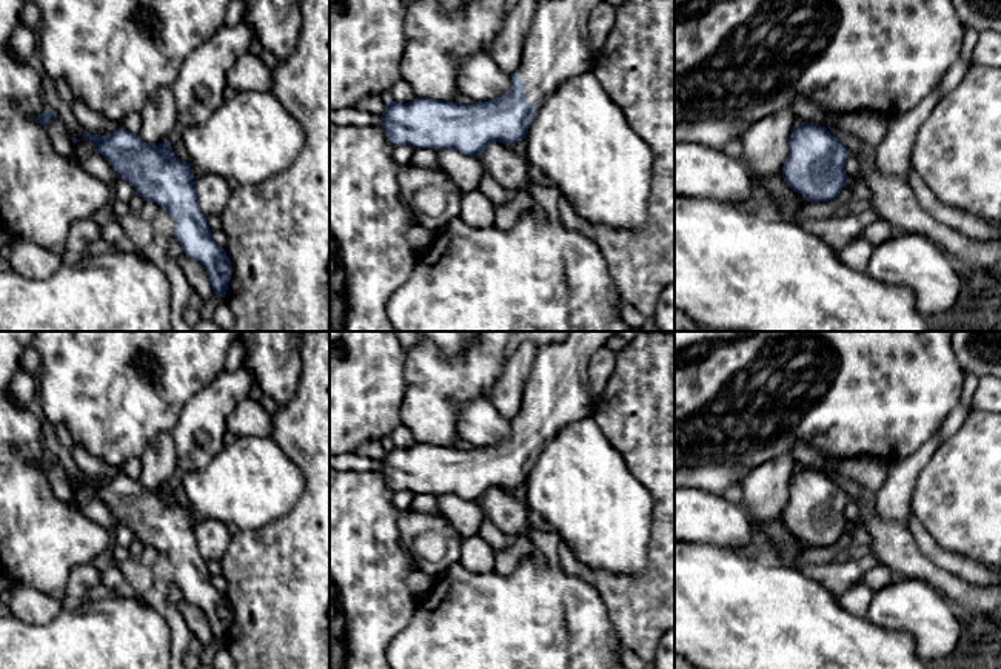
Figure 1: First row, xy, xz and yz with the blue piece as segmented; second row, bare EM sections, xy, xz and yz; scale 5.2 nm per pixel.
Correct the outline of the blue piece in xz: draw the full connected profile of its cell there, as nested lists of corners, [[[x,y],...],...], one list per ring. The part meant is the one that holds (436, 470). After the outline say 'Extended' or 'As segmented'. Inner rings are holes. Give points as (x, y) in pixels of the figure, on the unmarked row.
[[[568,331],[564,342],[539,347],[525,381],[521,412],[511,419],[511,435],[505,441],[473,450],[428,442],[416,442],[408,449],[388,444],[385,458],[380,461],[383,470],[377,473],[385,478],[394,493],[410,490],[416,495],[456,495],[467,501],[484,499],[490,487],[514,493],[519,486],[527,484],[536,453],[556,432],[579,419],[591,418],[596,401],[590,395],[588,361],[616,334],[618,331]]]. Extended

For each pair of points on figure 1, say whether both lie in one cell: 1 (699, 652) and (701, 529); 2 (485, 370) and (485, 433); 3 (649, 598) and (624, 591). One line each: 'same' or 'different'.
1: different
2: different
3: same

